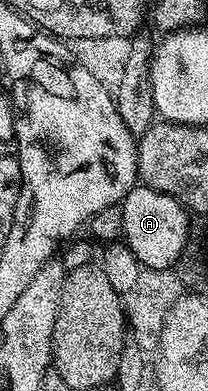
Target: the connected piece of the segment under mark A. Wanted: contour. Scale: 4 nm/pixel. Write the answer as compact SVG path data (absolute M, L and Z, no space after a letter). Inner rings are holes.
M137 185L124 196L119 204L124 226L123 242L133 251L141 268L152 273L175 268L176 251L184 244L184 217L187 210L174 197L154 189Z

